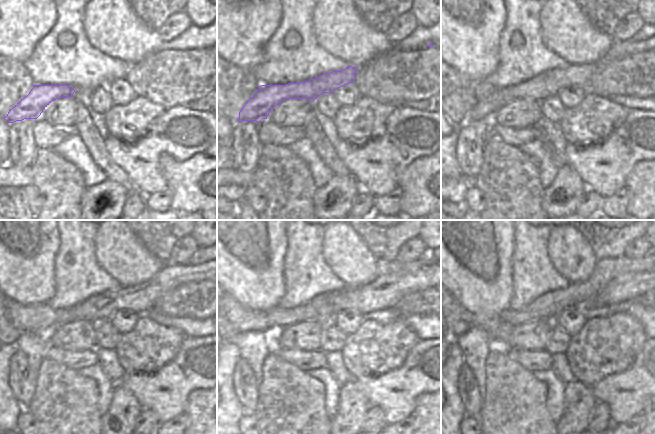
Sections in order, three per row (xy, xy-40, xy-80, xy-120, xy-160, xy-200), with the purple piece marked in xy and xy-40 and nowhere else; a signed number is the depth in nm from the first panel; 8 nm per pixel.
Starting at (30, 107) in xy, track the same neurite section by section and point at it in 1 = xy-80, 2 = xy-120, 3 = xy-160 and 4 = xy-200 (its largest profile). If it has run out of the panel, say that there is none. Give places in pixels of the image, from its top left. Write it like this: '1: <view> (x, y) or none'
1: xy-80 (549, 83)
2: xy-120 (142, 298)
3: xy-160 (384, 291)
4: xy-200 (629, 286)

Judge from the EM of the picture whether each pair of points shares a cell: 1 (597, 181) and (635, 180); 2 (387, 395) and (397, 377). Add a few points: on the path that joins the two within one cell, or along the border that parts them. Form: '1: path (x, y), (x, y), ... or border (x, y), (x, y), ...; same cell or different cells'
1: border (639, 161), (633, 166), (625, 180), (624, 186); different cells
2: path (389, 391), (389, 388), (396, 381); same cell

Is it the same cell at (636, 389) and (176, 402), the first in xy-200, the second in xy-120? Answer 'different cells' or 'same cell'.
same cell

